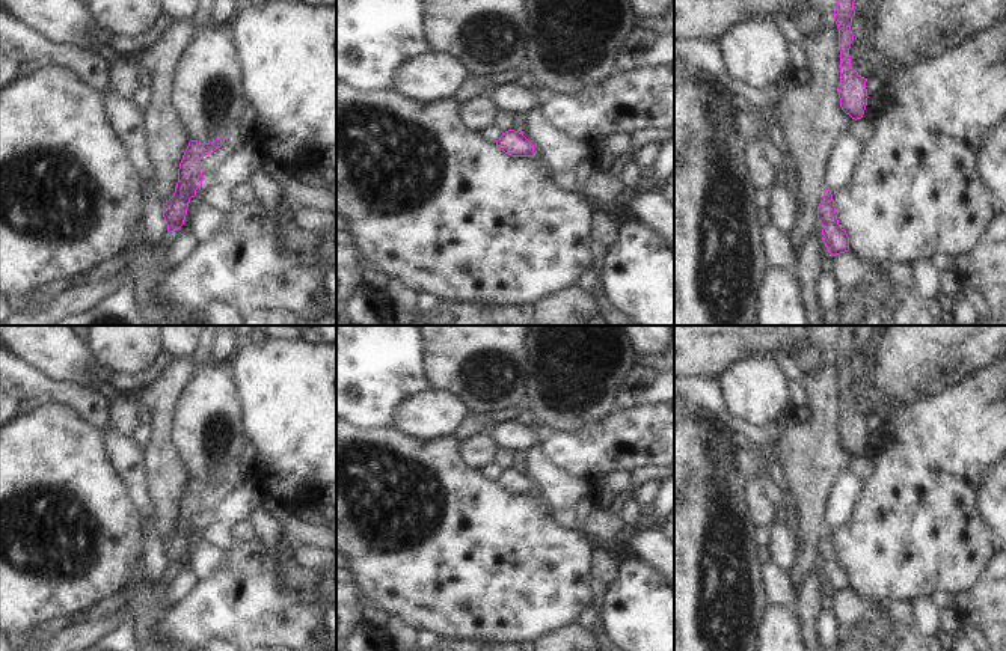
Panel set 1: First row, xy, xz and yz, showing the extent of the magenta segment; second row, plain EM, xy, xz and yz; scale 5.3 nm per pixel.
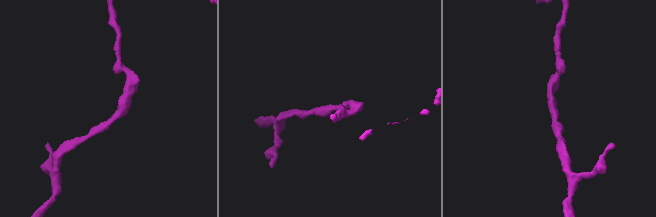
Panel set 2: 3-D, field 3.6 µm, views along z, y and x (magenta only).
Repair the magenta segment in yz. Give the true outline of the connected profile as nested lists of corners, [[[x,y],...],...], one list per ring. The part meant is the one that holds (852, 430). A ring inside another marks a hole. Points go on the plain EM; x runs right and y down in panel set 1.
[[[842,326],[837,344],[834,347],[834,359],[839,366],[839,387],[840,387],[840,420],[837,425],[840,445],[852,457],[861,457],[867,443],[867,416],[861,414],[851,405],[849,386],[854,378],[851,368],[852,354],[855,353],[857,326]]]

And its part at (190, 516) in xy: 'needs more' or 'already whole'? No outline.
already whole

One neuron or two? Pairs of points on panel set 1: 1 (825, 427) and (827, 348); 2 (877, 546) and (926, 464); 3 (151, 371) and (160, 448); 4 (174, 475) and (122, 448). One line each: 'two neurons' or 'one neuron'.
1: two neurons
2: one neuron
3: two neurons
4: two neurons

